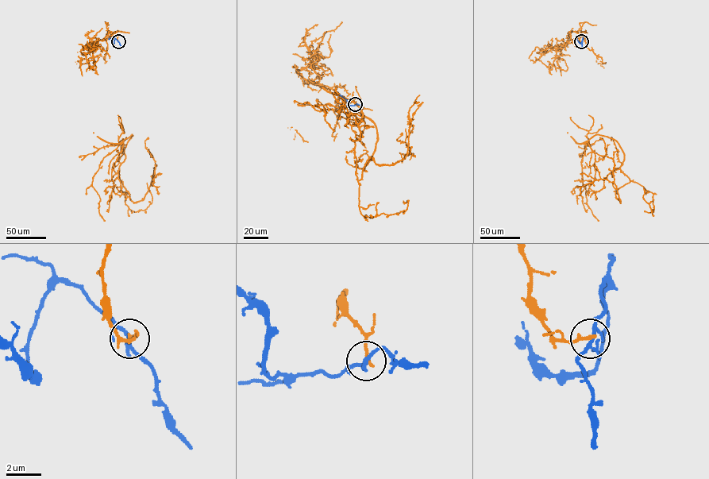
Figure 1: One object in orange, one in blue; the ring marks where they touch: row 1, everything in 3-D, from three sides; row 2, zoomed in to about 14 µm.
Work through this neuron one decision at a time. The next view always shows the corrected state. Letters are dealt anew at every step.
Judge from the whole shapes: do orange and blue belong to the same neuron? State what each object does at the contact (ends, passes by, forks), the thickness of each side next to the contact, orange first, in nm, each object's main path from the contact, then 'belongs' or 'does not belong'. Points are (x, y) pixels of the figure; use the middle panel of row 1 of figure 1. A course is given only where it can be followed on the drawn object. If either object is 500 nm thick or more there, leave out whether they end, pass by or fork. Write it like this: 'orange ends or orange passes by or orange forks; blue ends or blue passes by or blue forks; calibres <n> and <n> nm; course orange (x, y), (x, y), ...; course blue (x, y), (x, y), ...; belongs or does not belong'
orange ends; blue passes by; calibres 200 and 200 nm; course orange (356, 105), (298, 71), (320, 54), (356, 86), (376, 129), (358, 180), (413, 155), (402, 133); course blue (356, 105), (348, 106), (348, 102), (341, 95); does not belong

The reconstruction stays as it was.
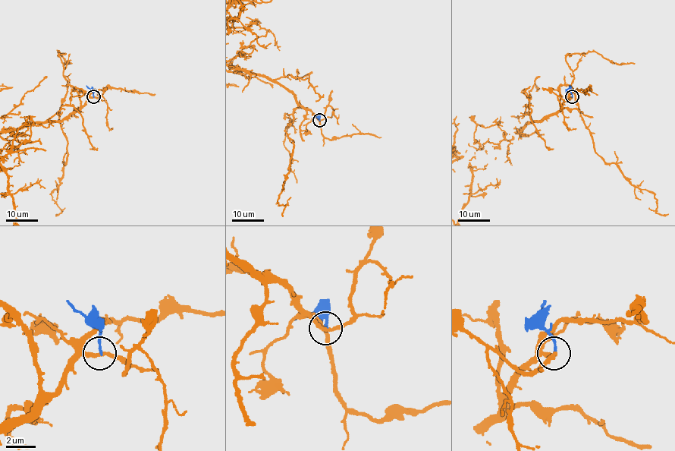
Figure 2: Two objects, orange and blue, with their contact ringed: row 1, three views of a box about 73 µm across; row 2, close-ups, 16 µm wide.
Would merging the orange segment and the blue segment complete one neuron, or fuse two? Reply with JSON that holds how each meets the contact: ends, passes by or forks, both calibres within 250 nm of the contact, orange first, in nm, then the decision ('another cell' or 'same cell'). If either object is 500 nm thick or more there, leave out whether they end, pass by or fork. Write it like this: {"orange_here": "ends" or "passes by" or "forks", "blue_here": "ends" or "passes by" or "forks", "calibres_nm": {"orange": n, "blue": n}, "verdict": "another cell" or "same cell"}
{"orange_here": "passes by", "blue_here": "ends", "calibres_nm": {"orange": 240, "blue": 170}, "verdict": "another cell"}

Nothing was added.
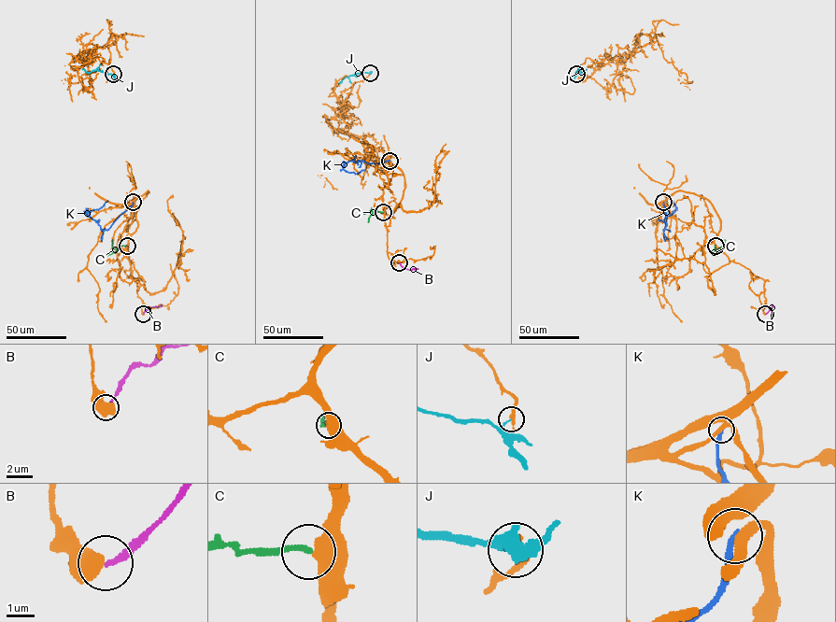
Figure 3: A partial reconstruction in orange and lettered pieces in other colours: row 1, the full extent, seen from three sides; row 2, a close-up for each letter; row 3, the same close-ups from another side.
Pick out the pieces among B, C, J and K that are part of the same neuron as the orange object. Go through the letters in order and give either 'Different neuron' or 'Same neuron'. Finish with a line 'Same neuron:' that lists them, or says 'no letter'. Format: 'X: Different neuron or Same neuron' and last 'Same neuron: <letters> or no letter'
B: Different neuron
C: Different neuron
J: Different neuron
K: Different neuron
Same neuron: no letter

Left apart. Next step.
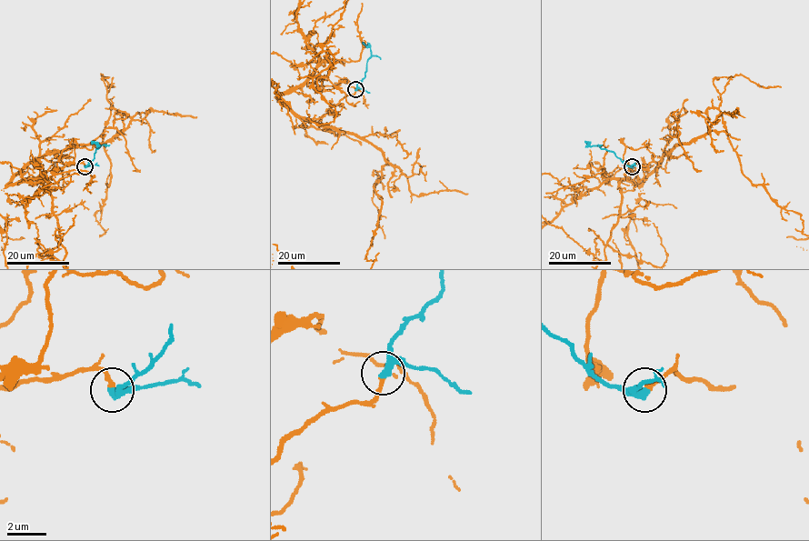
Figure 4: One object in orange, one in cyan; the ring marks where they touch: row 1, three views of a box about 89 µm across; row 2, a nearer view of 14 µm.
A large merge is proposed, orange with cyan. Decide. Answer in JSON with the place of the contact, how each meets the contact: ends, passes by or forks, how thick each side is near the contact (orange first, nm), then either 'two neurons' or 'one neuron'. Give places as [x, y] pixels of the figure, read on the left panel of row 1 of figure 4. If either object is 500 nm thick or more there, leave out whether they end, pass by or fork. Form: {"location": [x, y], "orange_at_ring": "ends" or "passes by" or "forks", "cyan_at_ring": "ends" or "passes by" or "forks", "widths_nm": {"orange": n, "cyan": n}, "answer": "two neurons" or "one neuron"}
{"location": [84, 166], "orange_at_ring": "ends", "cyan_at_ring": "passes by", "widths_nm": {"orange": 260, "cyan": 320}, "answer": "one neuron"}

